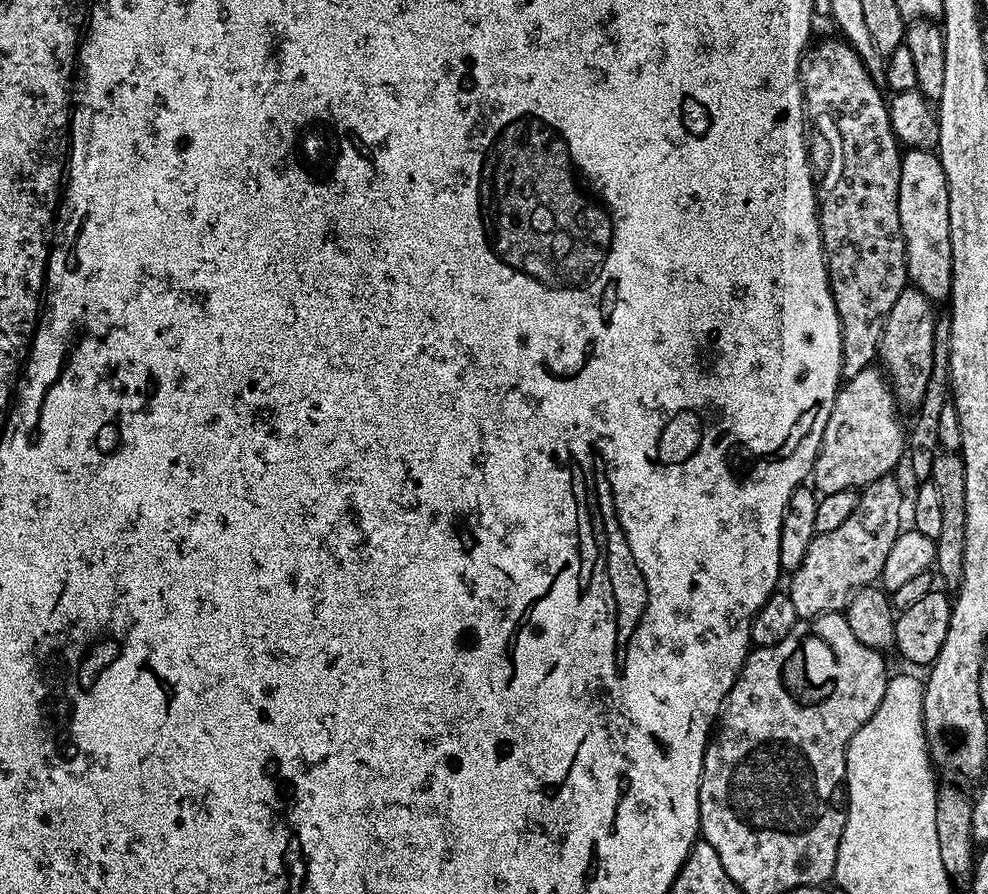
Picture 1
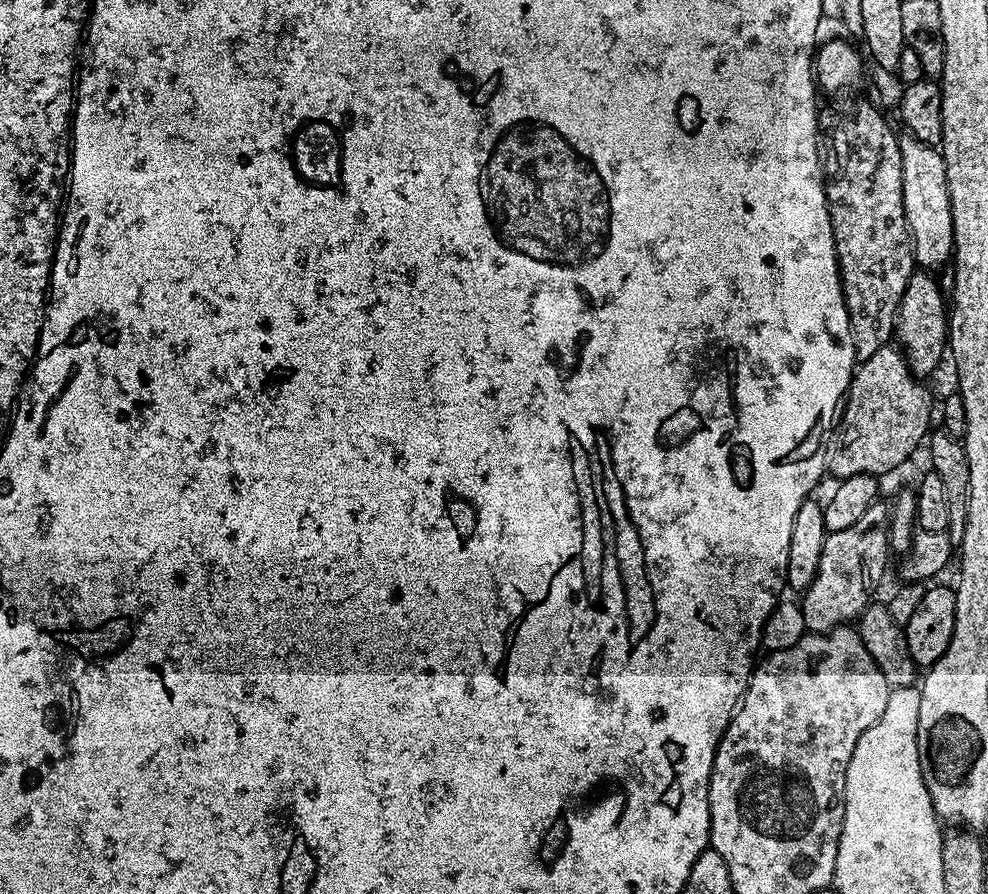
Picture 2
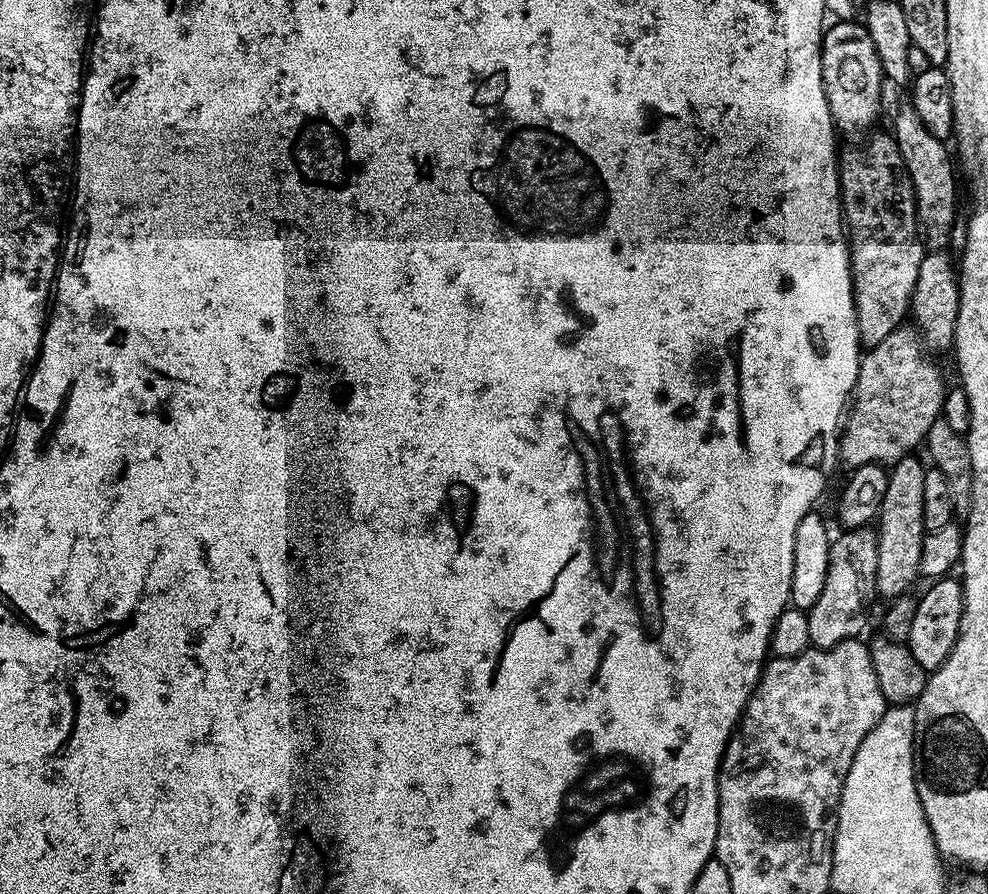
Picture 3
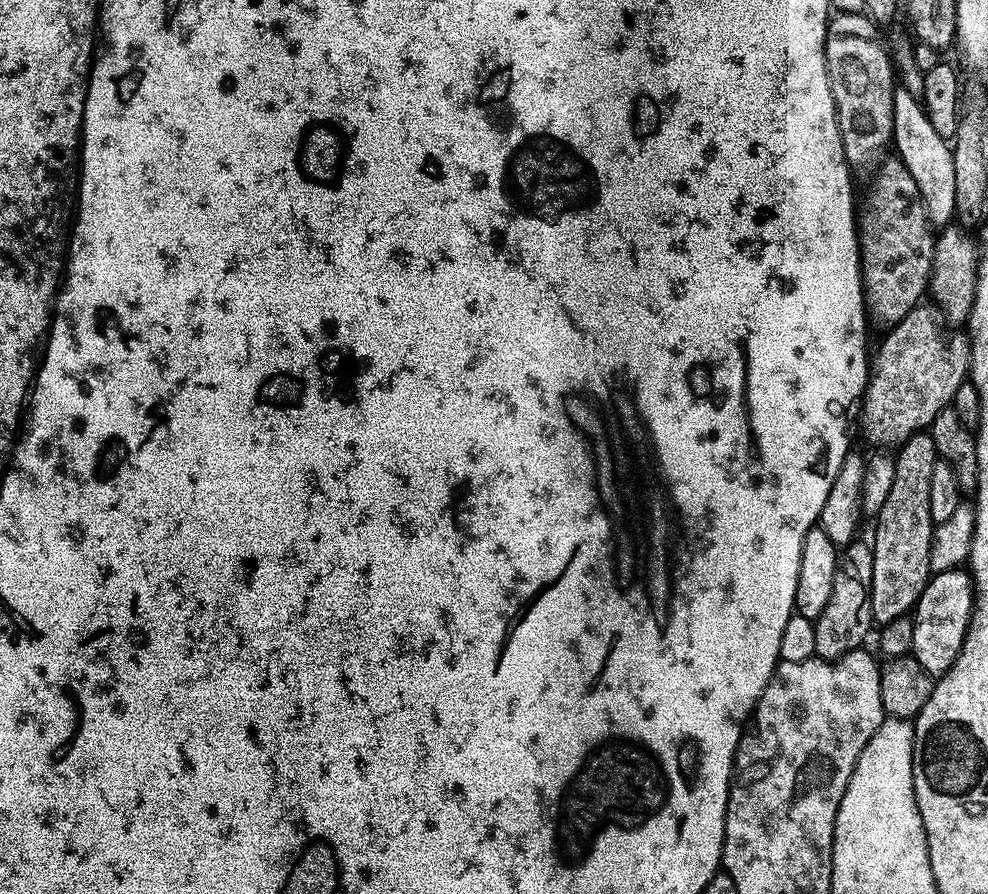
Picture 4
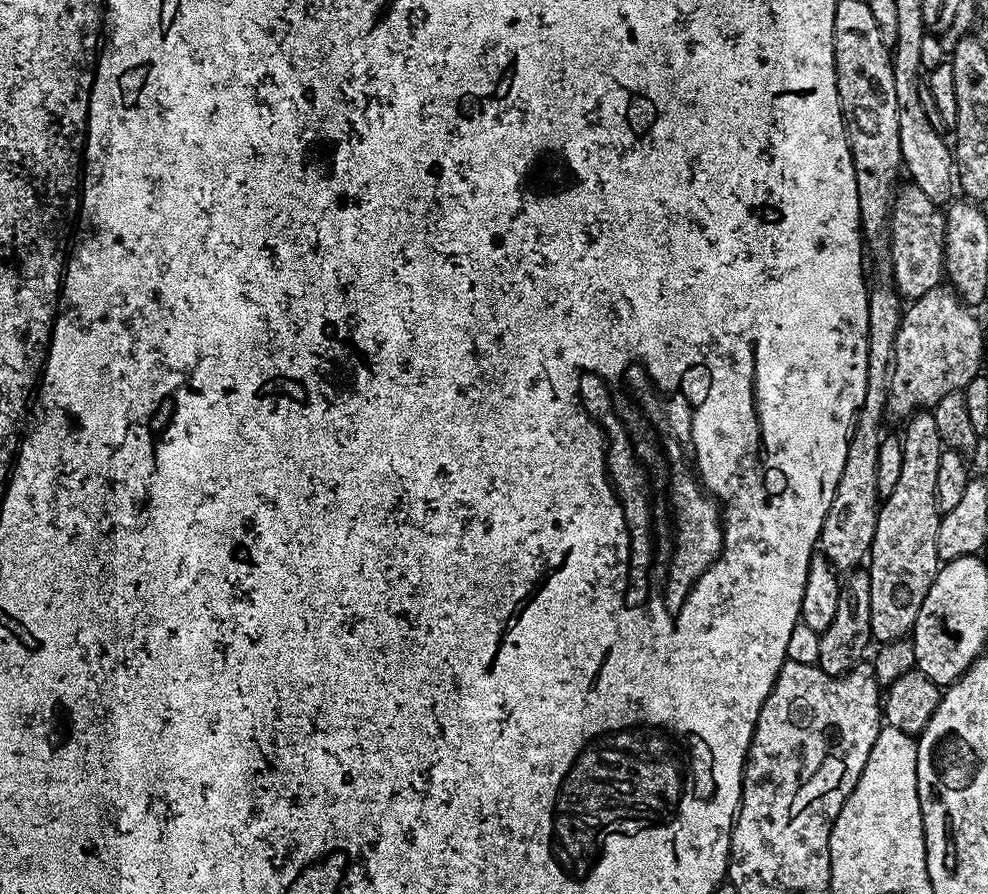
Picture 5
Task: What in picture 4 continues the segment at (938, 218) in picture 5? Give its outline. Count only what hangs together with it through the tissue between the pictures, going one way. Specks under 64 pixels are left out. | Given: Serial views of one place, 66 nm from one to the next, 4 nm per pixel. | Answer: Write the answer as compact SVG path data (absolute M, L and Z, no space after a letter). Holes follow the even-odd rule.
M888 158L871 177L872 193L858 208L860 270L864 281L864 306L873 325L893 328L925 299L936 236L910 170L898 158Z

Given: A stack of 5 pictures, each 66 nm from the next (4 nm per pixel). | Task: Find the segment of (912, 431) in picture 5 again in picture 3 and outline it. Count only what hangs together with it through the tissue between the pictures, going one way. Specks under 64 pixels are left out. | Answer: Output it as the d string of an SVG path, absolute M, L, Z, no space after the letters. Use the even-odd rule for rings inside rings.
M919 455L903 456L897 464L891 465L888 472L888 485L885 497L882 498L878 513L880 528L876 532L878 542L878 574L876 575L877 593L885 598L905 595L908 588L920 576L920 558L922 556L922 542L924 541L924 523L922 522L922 482L926 471L926 464L919 460Z

